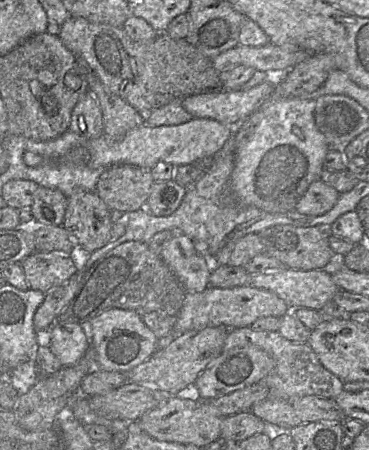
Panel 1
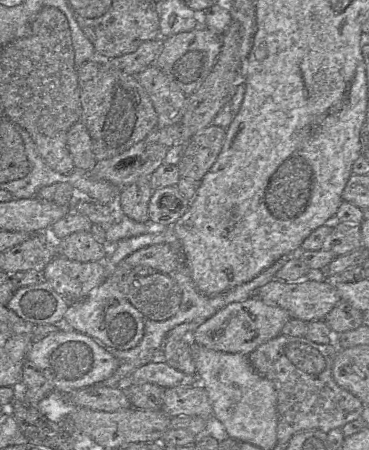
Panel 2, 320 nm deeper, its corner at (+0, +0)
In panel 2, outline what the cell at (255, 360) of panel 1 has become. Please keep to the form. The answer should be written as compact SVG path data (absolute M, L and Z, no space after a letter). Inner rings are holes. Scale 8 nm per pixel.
M165 362L148 363L126 377L118 383L118 388L126 390L134 385L151 383L162 387L163 389L193 386L198 383L197 375L188 375L176 370Z

